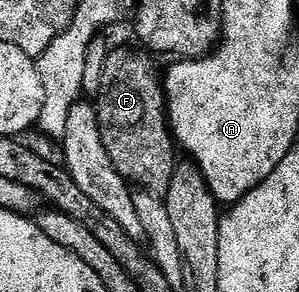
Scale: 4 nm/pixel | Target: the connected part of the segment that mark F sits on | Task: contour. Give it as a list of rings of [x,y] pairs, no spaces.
[[[115,49],[104,56],[101,84],[97,87],[97,124],[111,165],[134,188],[164,196],[173,180],[175,140],[169,129],[165,109],[165,89],[162,76],[157,75],[154,56],[133,49],[133,65],[123,65],[115,57]]]

